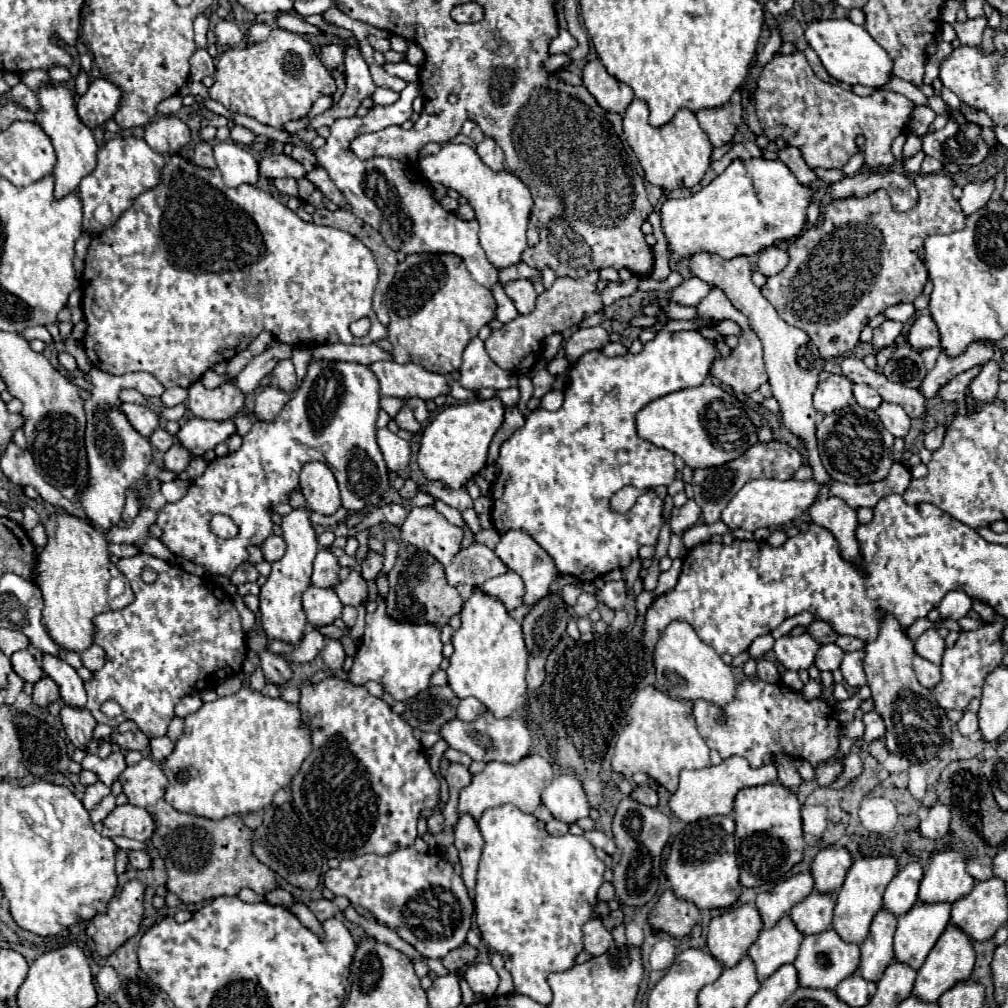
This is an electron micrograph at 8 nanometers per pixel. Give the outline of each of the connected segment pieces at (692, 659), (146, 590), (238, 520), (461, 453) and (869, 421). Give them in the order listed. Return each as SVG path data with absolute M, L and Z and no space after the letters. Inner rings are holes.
M674 621L666 627L654 651L654 665L658 679L656 687L674 699L704 699L714 705L726 705L734 699L738 683L734 679L732 667L726 665L710 645L702 643L696 631L684 621Z
M140 553L130 559L120 559L118 569L126 573L136 599L124 609L106 611L94 619L96 637L94 643L106 651L106 665L94 673L94 679L86 683L88 691L88 711L94 715L98 723L106 723L110 727L118 727L120 723L132 719L138 723L140 731L146 737L166 735L170 721L174 719L174 705L186 697L204 689L206 683L214 685L230 675L236 675L242 667L242 659L246 657L246 635L240 625L240 615L232 603L232 599L208 577L196 577L186 573L184 569L170 565L158 557ZM144 567L152 567L158 571L158 581L154 585L146 585L140 579L140 571ZM104 701L116 701L122 707L120 717L106 717L100 709Z
M312 361L308 365L306 377L300 387L294 391L292 399L286 403L284 411L280 411L274 421L256 421L250 433L242 439L242 447L236 453L228 453L226 457L214 459L202 477L194 479L188 487L184 499L176 503L166 503L158 511L156 525L162 529L160 541L174 553L196 565L202 565L206 571L214 575L230 577L236 567L248 561L248 547L260 547L272 533L272 515L274 505L288 503L290 493L300 489L298 475L302 467L310 461L320 461L332 467L340 489L342 507L346 511L370 511L376 509L384 491L390 487L388 467L384 463L382 451L376 443L376 419L380 411L380 391L378 381L372 375L368 365L360 363L332 363L332 361ZM214 515L228 515L238 525L238 535L232 539L220 539L210 529L210 519Z
M498 397L444 407L422 431L418 467L426 479L438 479L452 489L460 489L486 465L488 445L504 421L504 405Z
M848 405L840 411L824 415L824 419L818 423L816 435L818 435L822 463L834 481L848 485L874 483L884 479L894 463L892 433L884 429L874 411L862 409L860 405Z

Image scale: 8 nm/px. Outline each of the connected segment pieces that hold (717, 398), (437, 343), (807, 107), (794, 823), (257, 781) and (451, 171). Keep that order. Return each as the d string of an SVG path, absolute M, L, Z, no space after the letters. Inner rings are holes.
M708 381L654 399L638 413L636 427L642 439L680 455L692 469L706 469L724 465L748 451L748 437L750 447L756 445L762 421L752 407Z
M408 255L402 263L398 263L396 277L386 295L386 305L390 313L388 339L394 345L392 357L398 363L410 361L436 373L458 371L464 347L484 325L490 323L490 319L494 319L496 313L494 295L470 279L464 261L456 255Z
M800 51L792 55L776 53L764 65L754 101L768 141L782 137L788 145L802 151L804 161L812 169L842 169L856 153L864 153L864 165L872 171L890 169L896 163L890 145L906 131L914 111L914 103L900 93L876 89L870 97L858 97L840 85L820 81ZM860 135L864 137L862 147L856 143Z
M778 781L742 789L734 801L734 821L740 883L744 887L758 887L768 881L780 881L796 863L800 863L804 851L800 803L796 795Z
M246 685L228 697L218 697L212 703L204 703L194 715L184 719L184 735L176 741L174 751L164 759L168 787L164 799L182 813L192 813L208 819L224 819L228 815L244 815L264 809L272 803L272 797L282 787L290 785L292 777L300 769L300 763L308 757L308 727L302 725L300 709L284 699L264 697Z
M446 143L434 155L426 155L418 161L420 171L430 183L442 183L446 189L458 191L470 201L480 225L480 245L486 251L488 261L496 269L504 269L520 263L522 251L528 247L526 229L532 209L532 197L528 187L508 171L488 171L476 151L470 145Z

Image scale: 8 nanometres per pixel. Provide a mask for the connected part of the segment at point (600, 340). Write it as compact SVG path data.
M600 325L582 327L576 333L572 333L572 337L566 341L566 345L564 345L566 359L570 363L576 363L584 353L604 349L606 343L610 343L610 339L608 339L608 333L604 327L600 327Z

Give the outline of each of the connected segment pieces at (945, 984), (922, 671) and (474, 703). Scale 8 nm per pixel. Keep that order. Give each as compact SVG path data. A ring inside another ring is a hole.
M948 923L948 927L944 929L940 939L928 953L924 965L918 969L918 977L916 977L912 995L924 1003L936 1003L944 991L948 991L950 987L954 987L960 981L968 981L972 967L974 967L974 949L972 949L968 935L964 931L960 931L956 925Z
M916 655L914 661L912 661L912 667L914 667L916 679L926 689L932 689L936 685L936 679L940 679L940 667L934 665L934 663L930 663L928 659L922 659L922 657Z
M466 697L458 703L458 709L456 709L456 717L460 721L466 721L466 723L472 723L476 721L482 713L486 713L486 707L476 699L476 697Z

